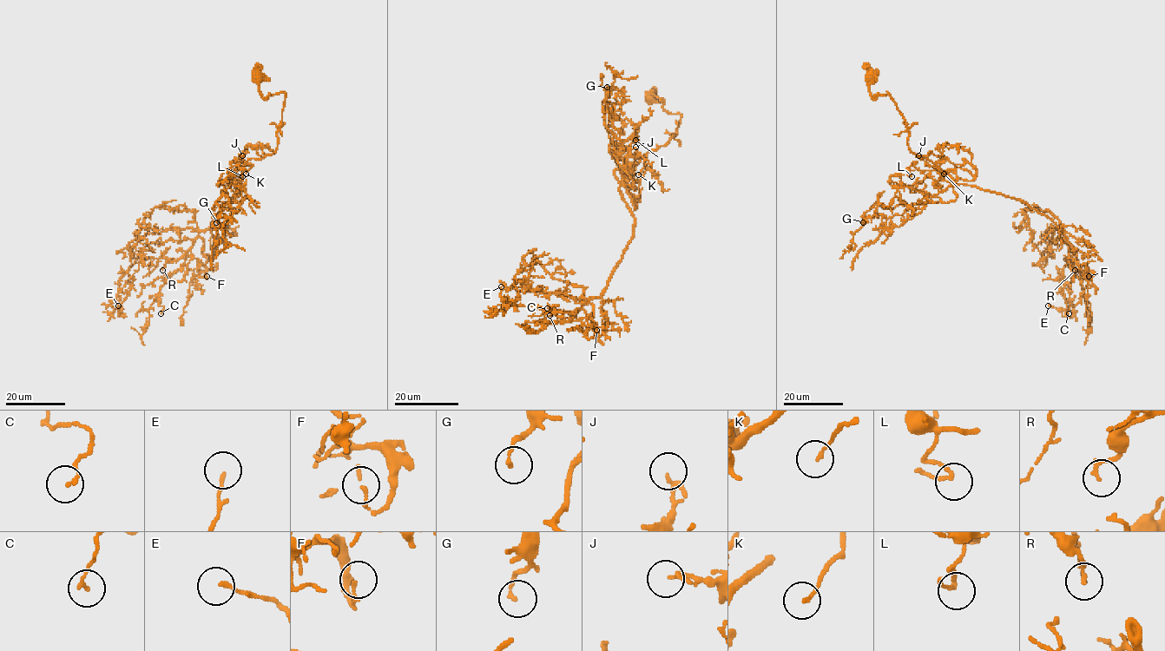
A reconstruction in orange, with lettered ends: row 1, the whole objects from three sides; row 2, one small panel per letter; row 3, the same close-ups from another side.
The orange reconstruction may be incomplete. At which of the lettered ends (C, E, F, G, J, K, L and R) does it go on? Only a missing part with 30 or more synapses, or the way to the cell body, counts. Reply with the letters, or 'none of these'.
none of these

